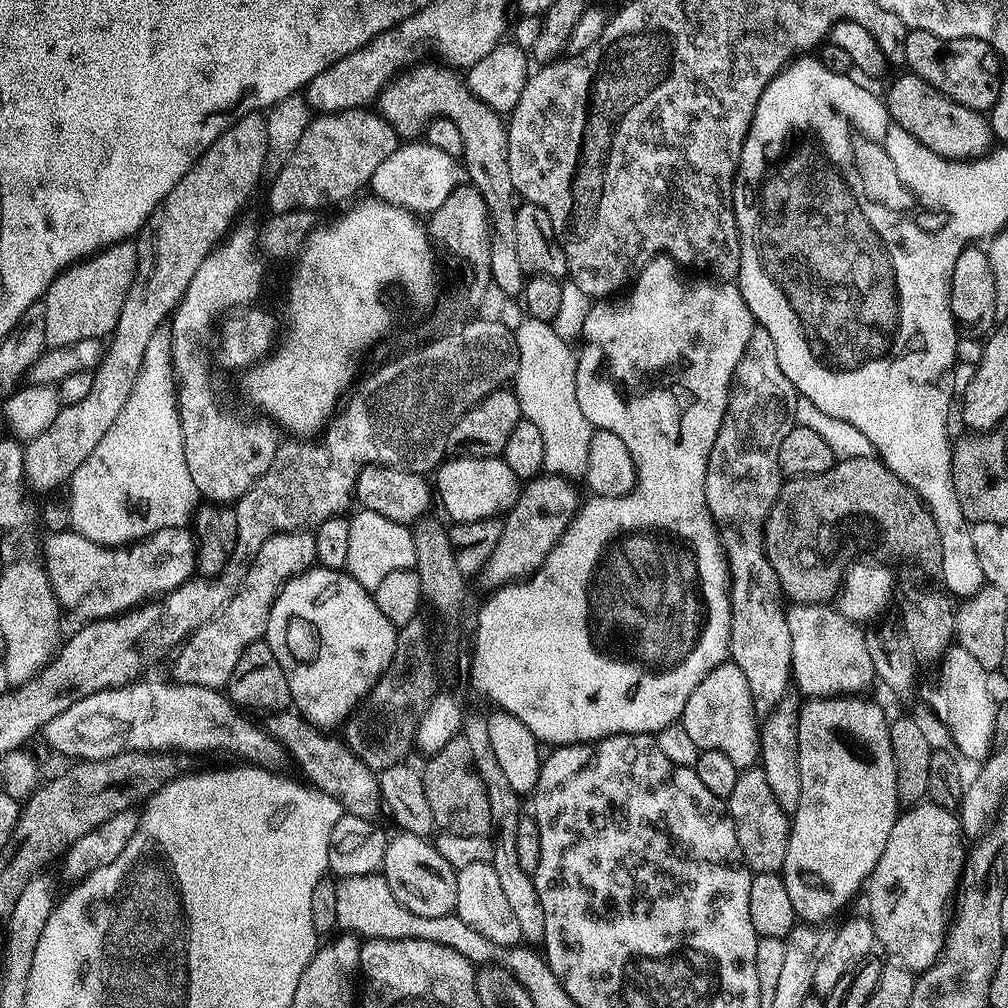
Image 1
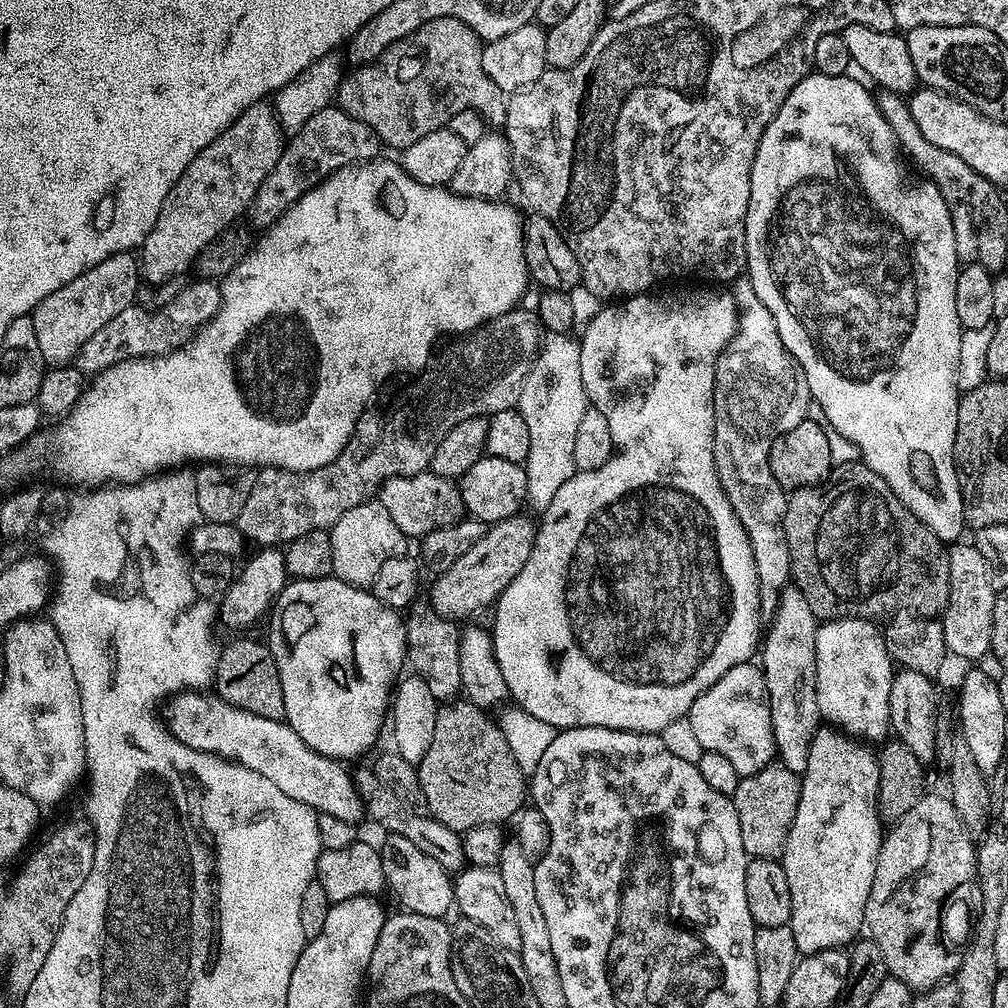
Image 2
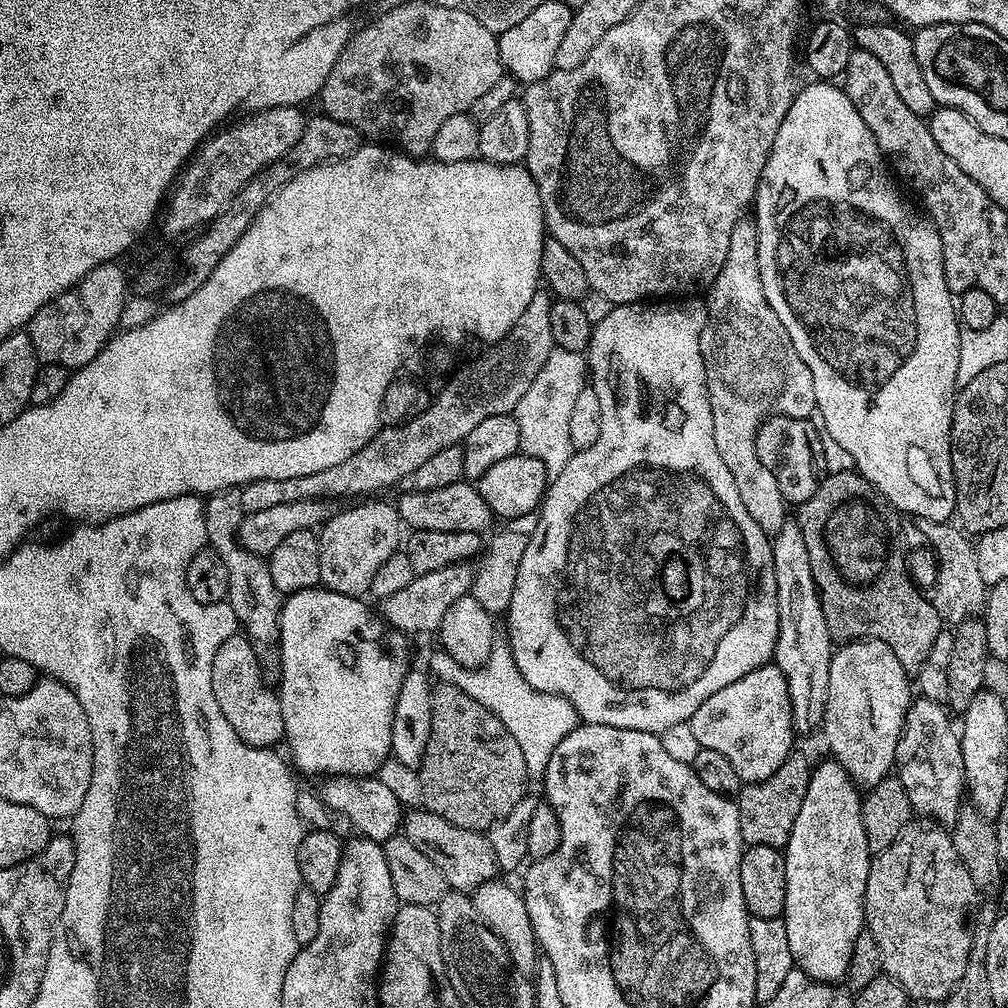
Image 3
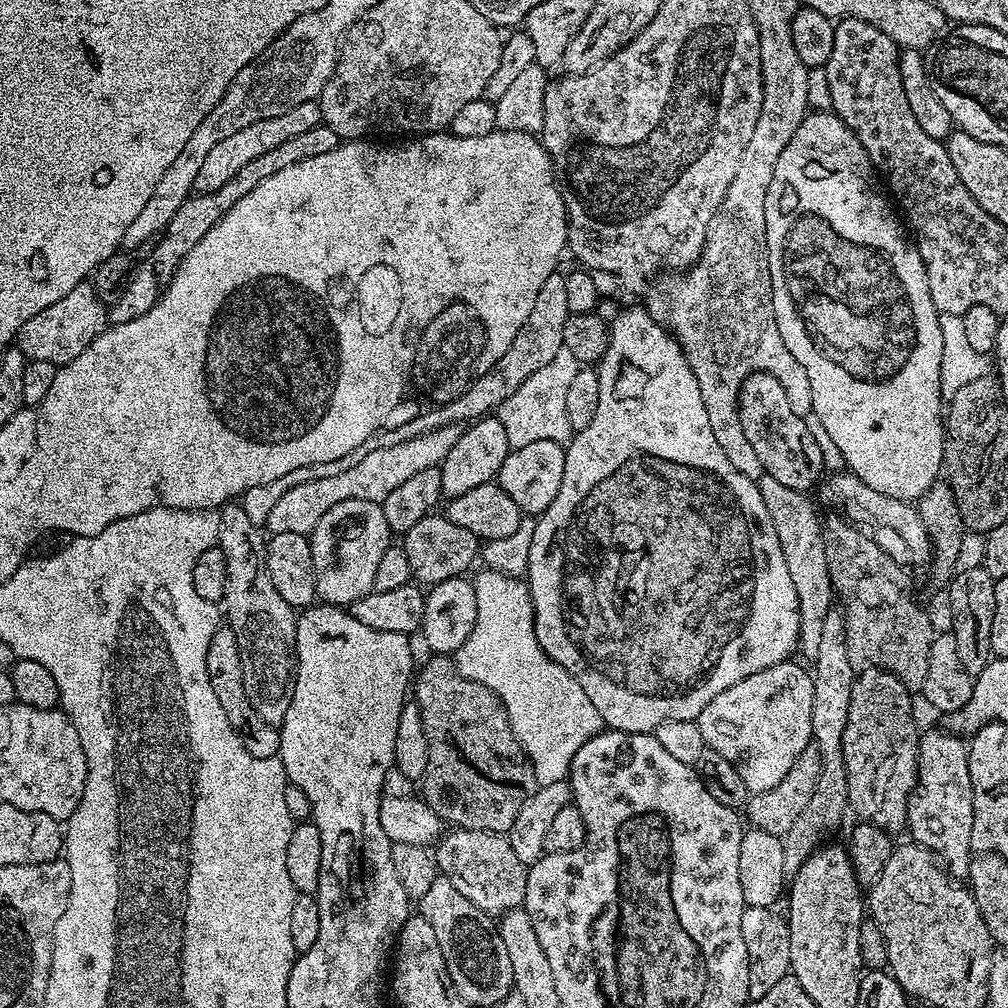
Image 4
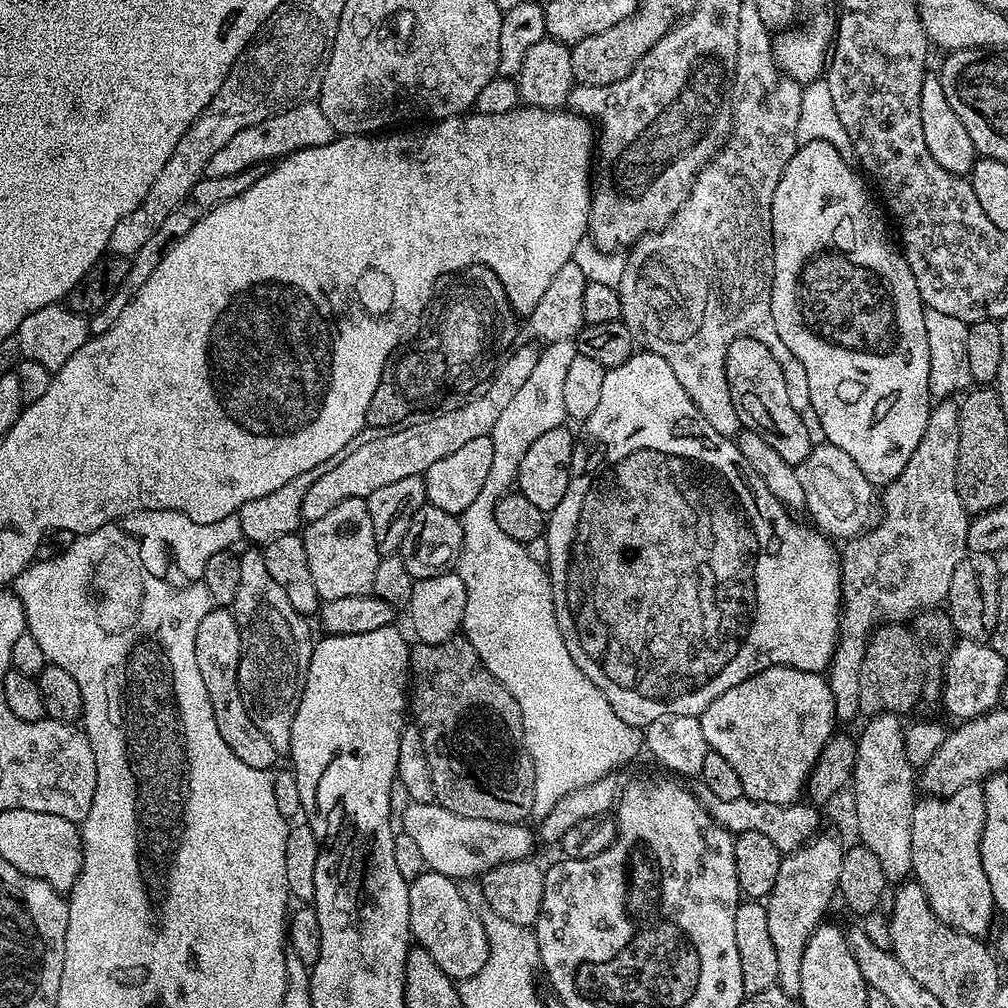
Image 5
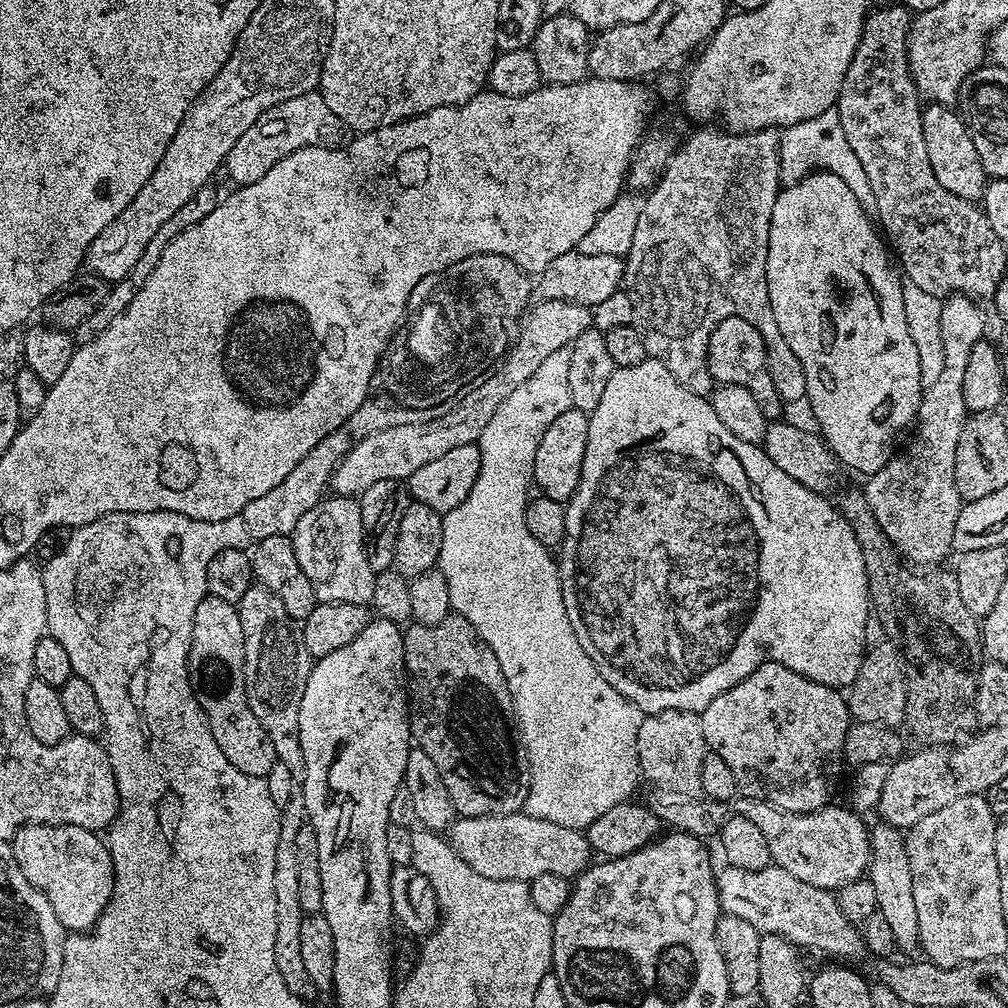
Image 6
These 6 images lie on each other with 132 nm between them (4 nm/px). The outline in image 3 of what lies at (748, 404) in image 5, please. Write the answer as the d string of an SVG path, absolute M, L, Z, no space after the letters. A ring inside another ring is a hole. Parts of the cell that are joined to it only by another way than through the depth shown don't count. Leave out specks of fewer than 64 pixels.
M770 416L756 432L758 458L762 466L766 466L766 470L770 470L770 474L778 478L778 490L782 490L789 505L805 504L814 494L814 490L818 490L825 475L824 451L820 438L821 433L818 428L816 432L812 422L795 420L789 416Z

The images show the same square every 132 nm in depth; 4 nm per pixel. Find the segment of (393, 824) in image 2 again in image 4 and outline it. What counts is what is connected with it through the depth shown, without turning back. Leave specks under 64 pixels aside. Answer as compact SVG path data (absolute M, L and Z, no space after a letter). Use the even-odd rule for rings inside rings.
M461 827L452 831L456 832L449 831L434 848L439 875L454 882L458 894L470 898L483 912L503 914L521 907L526 898L528 865L518 862L507 835Z

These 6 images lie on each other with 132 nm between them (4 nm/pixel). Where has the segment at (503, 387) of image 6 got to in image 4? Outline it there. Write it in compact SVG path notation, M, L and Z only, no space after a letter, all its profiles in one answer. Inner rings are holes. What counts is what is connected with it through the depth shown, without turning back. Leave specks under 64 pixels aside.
M459 423L432 426L419 434L401 438L397 444L385 443L381 448L370 449L351 464L333 470L322 478L314 478L310 482L298 482L270 510L266 528L271 534L302 534L308 536L318 526L318 518L330 510L330 506L338 506L338 502L347 500L375 500L383 502L390 490L402 486L418 470L430 470L439 466L446 458L450 446L458 442L462 428ZM434 427L434 428L432 428ZM432 428L432 429L431 429ZM424 432L424 433L423 433ZM420 435L421 436L416 436ZM409 439L409 440L408 440Z

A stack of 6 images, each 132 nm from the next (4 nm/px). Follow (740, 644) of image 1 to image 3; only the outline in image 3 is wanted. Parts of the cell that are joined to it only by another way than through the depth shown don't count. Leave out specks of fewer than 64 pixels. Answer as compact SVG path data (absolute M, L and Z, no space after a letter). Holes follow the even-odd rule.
M751 219L739 220L734 226L734 234L730 234L730 250L726 250L726 262L722 262L718 278L707 289L706 303L708 322L700 335L700 349L706 366L706 386L714 418L714 446L718 446L718 454L722 454L726 470L730 470L730 475L734 478L734 486L738 486L738 494L746 505L746 510L750 510L750 518L754 518L754 522L758 522L764 532L775 534L784 525L786 501L782 490L778 490L778 478L774 478L774 474L770 474L770 470L766 470L766 466L762 466L758 458L756 432L770 416L808 420L816 412L816 399L814 378L806 362L802 362L782 322L778 322L778 314L774 314L774 310L770 310L770 302L766 302L758 270L756 225Z

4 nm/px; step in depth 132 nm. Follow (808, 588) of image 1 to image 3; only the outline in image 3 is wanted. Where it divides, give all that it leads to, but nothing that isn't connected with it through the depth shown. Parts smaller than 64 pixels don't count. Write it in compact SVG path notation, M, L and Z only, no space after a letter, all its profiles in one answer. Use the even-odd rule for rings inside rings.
M853 470L825 475L812 497L805 504L799 505L798 512L802 538L806 538L806 550L810 554L810 570L814 570L822 614L833 641L881 640L890 646L890 650L894 650L898 662L902 662L908 673L919 673L942 629L942 619L932 605L932 600L925 599L916 589L915 582L908 577L904 548L892 529L897 519L892 505L870 482L866 482L864 476Z

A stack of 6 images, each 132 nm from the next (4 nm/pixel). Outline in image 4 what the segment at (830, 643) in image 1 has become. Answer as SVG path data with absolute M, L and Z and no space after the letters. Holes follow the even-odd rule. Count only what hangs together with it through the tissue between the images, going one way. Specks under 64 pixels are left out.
M881 668L863 669L853 679L842 750L848 775L848 802L865 824L896 834L908 822L908 798L916 784L918 731L912 717L910 689Z

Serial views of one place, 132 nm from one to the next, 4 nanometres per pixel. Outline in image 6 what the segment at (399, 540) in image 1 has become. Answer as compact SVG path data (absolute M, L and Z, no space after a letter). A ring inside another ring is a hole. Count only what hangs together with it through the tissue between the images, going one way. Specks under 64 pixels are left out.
M333 495L332 500L328 499L321 499L319 504L298 518L298 526L294 526L291 535L294 558L298 558L302 574L310 578L310 586L314 586L319 603L371 605L376 573L366 558L359 499L338 495Z

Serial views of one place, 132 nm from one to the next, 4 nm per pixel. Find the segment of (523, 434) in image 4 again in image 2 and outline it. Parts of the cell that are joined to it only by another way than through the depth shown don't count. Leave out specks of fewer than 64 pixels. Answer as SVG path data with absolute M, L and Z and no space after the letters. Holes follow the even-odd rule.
M548 338L543 341L522 385L518 405L530 429L530 450L523 463L528 491L526 504L536 514L543 514L548 509L550 502L554 502L554 494L558 494L558 490L562 490L564 483L574 475L574 433L578 430L582 414L590 406L582 386L580 346L575 339L568 339L572 338Z

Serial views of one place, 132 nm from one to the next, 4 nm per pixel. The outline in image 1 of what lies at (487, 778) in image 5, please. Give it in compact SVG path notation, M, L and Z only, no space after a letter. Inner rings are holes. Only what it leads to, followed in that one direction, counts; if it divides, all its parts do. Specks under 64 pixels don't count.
M462 738L451 740L442 750L438 750L433 756L427 757L423 765L422 775L426 798L430 801L430 814L434 814L436 828L450 834L474 834L486 836L493 831L492 819L490 818L490 802L484 789L482 778L476 773L476 767L470 754L470 746Z

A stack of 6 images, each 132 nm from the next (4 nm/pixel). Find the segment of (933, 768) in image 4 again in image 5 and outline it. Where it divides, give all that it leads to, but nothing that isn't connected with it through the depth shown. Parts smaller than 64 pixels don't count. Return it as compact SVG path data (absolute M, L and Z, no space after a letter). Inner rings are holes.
M971 784L949 796L923 799L917 799L912 806L911 875L922 886L937 920L959 932L987 937L987 932L993 931L992 916L997 915L997 910L980 857L980 839L986 822L983 787Z

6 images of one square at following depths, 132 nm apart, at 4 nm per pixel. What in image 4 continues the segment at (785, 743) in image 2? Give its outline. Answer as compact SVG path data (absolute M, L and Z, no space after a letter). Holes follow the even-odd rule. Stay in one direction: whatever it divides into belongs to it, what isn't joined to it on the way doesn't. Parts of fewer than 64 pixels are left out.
M767 474L761 475L758 483L762 502L766 502L766 514L770 514L770 522L774 522L774 534L778 534L778 546L782 546L782 554L786 558L786 570L790 574L790 582L794 582L794 590L798 594L800 611L798 648L801 653L804 651L808 658L812 658L815 657L818 642L822 638L822 622L829 610L834 607L832 579L828 573L824 549L822 516L816 513L817 505L815 503L812 505L805 493L790 490L790 486L782 486L782 482Z

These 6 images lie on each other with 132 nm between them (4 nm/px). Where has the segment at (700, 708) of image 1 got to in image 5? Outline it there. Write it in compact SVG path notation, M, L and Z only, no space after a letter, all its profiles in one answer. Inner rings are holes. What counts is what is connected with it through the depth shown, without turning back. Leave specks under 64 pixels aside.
M780 664L773 668L762 670L750 678L746 678L746 682L738 682L738 686L730 686L730 690L726 690L726 694L714 698L714 702L710 702L710 706L706 706L706 710L701 712L699 717L702 734L706 734L706 742L709 749L722 754L722 758L726 758L726 762L730 762L730 766L734 766L735 772L738 773L738 779L742 782L744 795L751 799L761 799L762 802L778 804L794 804L805 795L808 777L811 776L814 766L826 746L826 742L833 736L837 731L836 727L838 727L836 711L834 710L834 696L830 694L830 686L827 679L818 672L807 672L797 668L784 668Z

